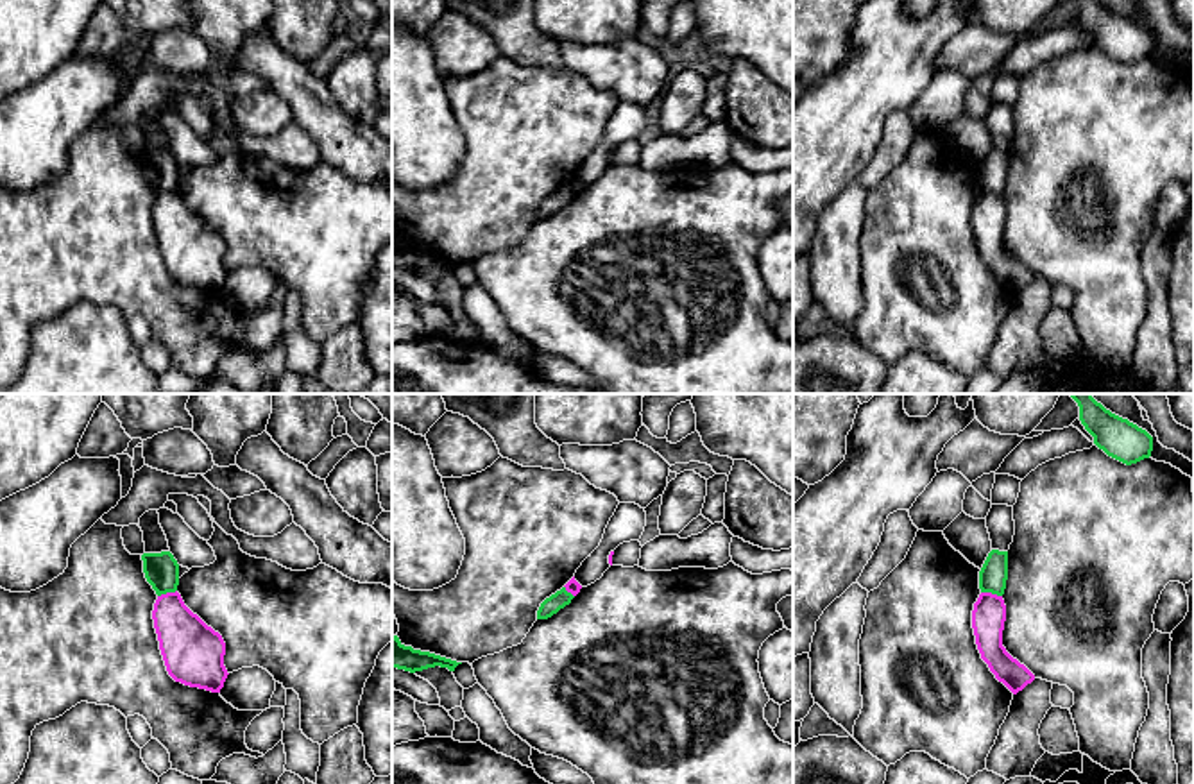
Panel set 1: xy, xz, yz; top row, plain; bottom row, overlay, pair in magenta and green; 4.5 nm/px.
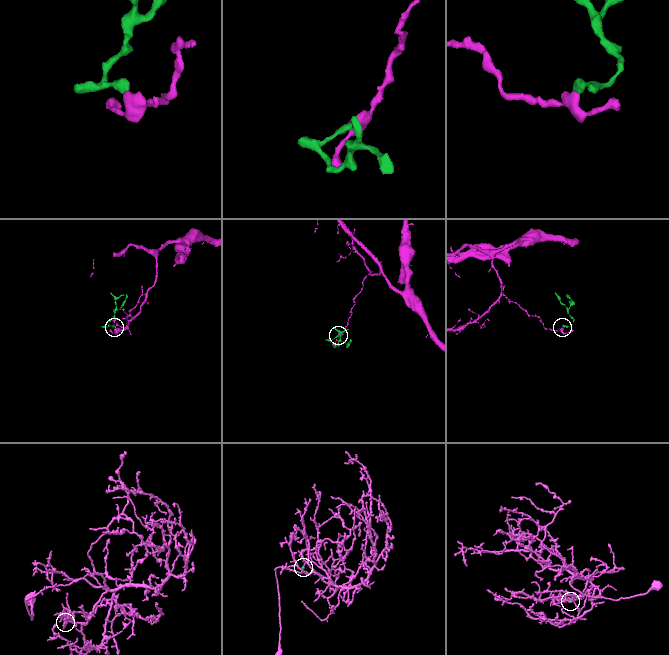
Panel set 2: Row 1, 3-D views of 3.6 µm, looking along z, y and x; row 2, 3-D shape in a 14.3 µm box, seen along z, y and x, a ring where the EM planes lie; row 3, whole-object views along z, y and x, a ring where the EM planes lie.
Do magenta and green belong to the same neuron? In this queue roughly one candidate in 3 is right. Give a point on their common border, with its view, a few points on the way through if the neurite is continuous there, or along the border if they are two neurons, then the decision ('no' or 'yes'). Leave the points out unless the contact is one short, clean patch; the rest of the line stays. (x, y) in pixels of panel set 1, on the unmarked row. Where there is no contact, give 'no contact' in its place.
meets magenta in yz at (990, 192); border along yz (981, 190), (1001, 196); no

